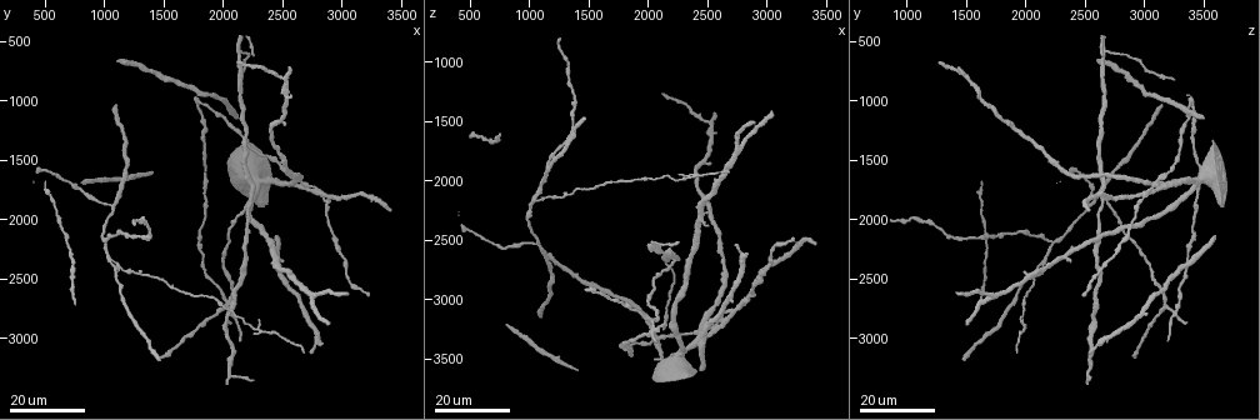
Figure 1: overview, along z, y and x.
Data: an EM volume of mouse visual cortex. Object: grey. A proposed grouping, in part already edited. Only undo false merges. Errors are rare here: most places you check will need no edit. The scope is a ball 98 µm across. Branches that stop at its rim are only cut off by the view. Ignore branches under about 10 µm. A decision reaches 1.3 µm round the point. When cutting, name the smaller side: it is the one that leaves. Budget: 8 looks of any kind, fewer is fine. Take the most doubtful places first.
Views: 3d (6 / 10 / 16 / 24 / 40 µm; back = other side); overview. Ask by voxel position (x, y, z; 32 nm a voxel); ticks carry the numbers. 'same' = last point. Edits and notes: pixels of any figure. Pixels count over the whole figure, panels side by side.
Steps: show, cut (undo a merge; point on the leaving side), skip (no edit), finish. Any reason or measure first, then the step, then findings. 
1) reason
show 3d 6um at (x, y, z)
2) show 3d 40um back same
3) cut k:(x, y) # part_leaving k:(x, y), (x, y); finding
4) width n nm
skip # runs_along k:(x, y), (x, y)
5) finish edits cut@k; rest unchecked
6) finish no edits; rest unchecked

three-way junction
show 3d 16um at (2260, 1860, 2660)

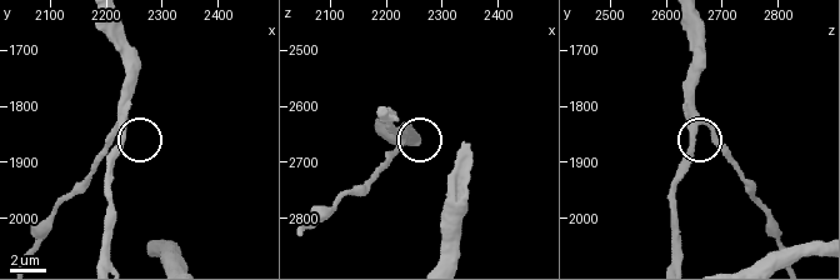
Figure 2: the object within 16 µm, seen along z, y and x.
closer look
show 3d 10um at (2230, 1850, 2650)

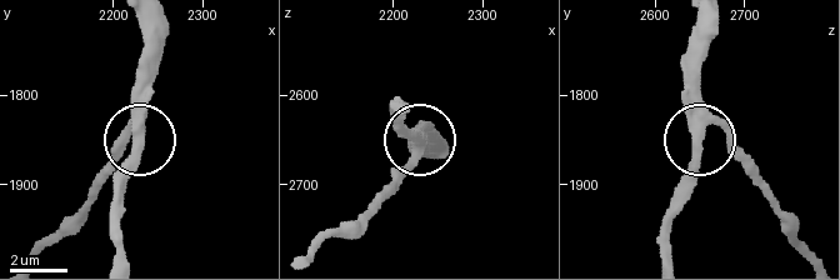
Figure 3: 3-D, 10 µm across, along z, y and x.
arms 3
skip # one neuron here

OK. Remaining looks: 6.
four or more arms meet
show 3d 16um at (2060, 2800, 3240)

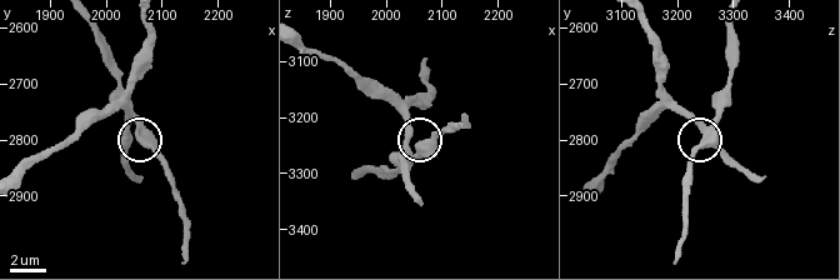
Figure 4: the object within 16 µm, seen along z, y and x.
show 3d 10um at (2055, 2800, 3255)

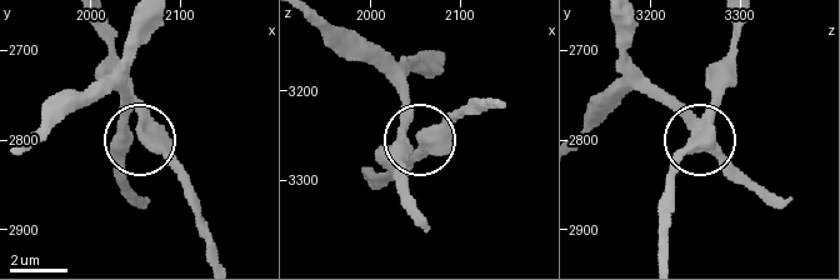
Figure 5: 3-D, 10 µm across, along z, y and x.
skip # all the same neuron

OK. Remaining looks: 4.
show 3d 24um at (1020, 2180, 2240)

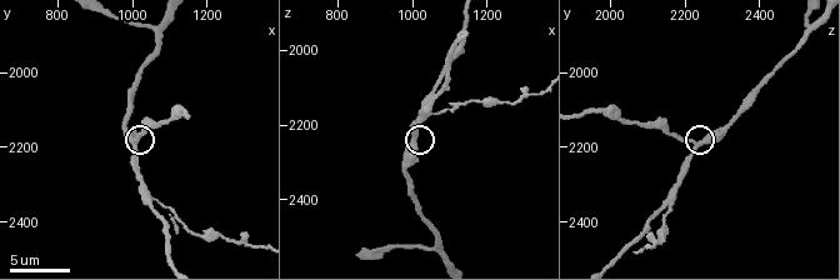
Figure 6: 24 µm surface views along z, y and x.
show 3d 6um at (1010, 2190, 2230)

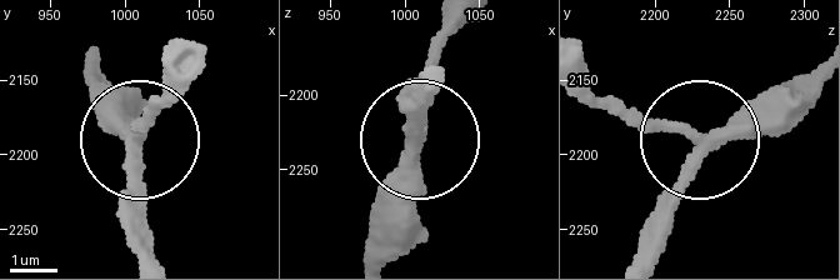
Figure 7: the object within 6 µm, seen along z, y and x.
side_arm 53 um
skip # runs_along 7:(645, 253), (700, 138), (800, 114); all the same neuron

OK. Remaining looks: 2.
three-way junction
show 3d 24um at (2720, 1720, 3120)

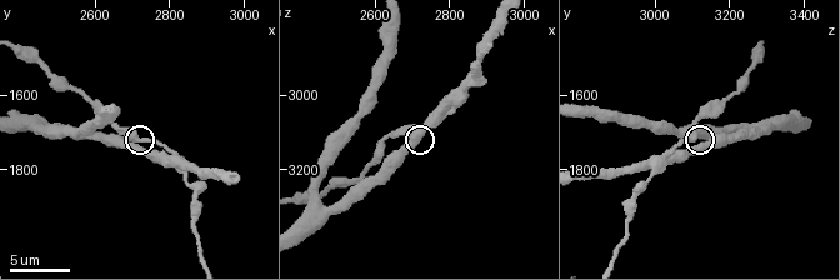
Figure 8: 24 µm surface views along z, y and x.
closer look
show 3d 6um at (2710, 1740, 3130)

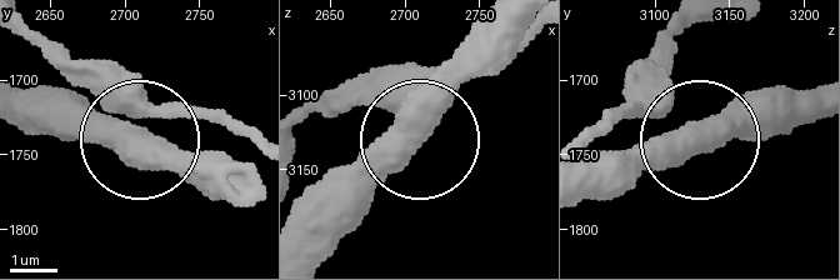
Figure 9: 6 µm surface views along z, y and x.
width 420 nm
skip # runs_along 9:(683, 125), (714, 136), (783, 125); continuous, no second neuron

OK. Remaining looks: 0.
finish no edits; rest unchecked

